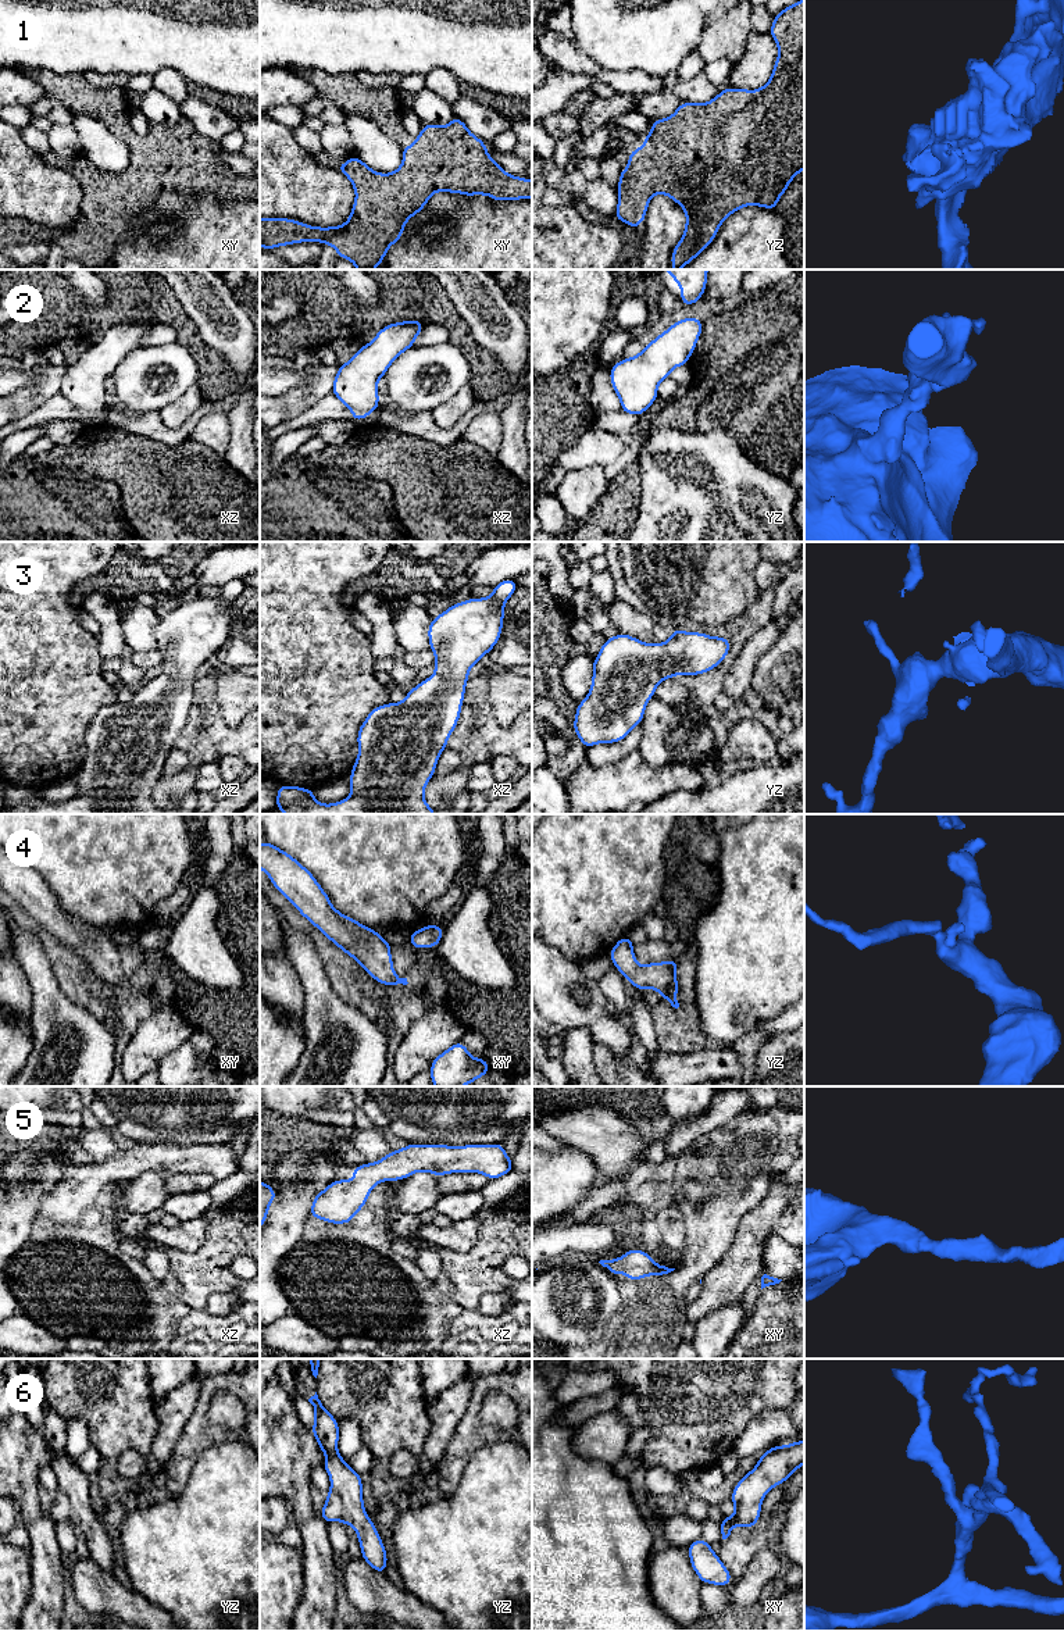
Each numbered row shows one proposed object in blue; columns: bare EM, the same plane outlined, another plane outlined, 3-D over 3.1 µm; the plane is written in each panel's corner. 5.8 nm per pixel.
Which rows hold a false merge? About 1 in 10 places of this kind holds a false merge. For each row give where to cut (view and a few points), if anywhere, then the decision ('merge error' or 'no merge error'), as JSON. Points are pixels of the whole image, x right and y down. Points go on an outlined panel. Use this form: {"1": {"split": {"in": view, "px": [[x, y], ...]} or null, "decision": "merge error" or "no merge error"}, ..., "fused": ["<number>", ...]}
{"1": {"split": null, "decision": "no merge error"}, "2": {"split": null, "decision": "no merge error"}, "3": {"split": null, "decision": "no merge error"}, "4": {"split": null, "decision": "no merge error"}, "5": {"split": null, "decision": "no merge error"}, "6": {"split": null, "decision": "no merge error"}, "fused": []}

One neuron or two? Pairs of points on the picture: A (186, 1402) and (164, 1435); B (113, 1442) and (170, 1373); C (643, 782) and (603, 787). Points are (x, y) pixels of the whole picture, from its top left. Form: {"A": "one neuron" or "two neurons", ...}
{"A": "one neuron", "B": "two neurons", "C": "one neuron"}

